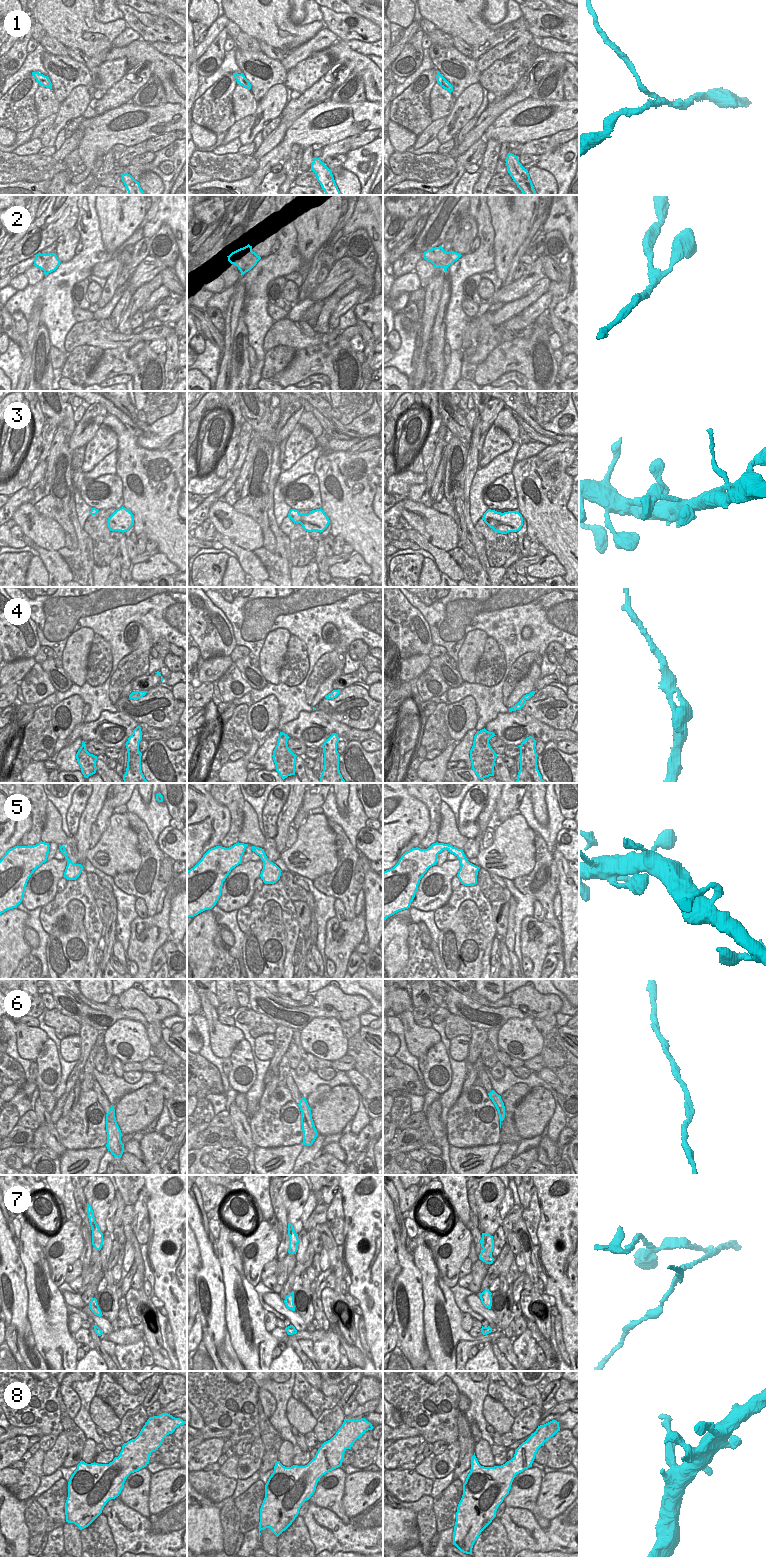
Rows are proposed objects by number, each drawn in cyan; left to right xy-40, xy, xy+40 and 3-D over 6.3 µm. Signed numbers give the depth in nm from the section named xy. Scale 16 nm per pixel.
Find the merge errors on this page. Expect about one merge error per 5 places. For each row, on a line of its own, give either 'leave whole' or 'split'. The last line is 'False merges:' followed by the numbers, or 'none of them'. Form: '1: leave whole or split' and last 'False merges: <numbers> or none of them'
1: leave whole
2: leave whole
3: leave whole
4: leave whole
5: leave whole
6: leave whole
7: split
8: leave whole
False merges: 7

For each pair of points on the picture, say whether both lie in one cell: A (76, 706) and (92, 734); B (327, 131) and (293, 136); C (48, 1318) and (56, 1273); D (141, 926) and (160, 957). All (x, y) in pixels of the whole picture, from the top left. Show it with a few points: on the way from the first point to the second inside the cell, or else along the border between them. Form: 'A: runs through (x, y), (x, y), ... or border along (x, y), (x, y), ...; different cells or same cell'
A: border along (82, 722), (65, 739); different cells
B: runs through (319, 131), (301, 132); same cell
C: border along (49, 1269), (51, 1281), (57, 1287); different cells
D: border along (160, 946), (153, 956), (151, 968); different cells

